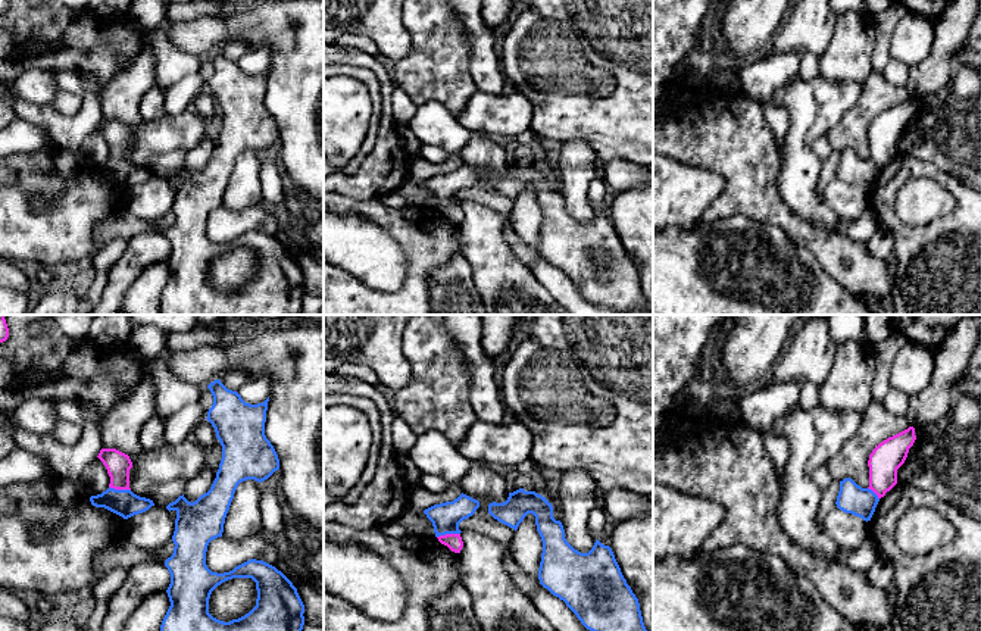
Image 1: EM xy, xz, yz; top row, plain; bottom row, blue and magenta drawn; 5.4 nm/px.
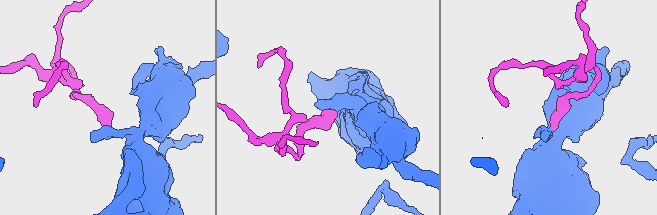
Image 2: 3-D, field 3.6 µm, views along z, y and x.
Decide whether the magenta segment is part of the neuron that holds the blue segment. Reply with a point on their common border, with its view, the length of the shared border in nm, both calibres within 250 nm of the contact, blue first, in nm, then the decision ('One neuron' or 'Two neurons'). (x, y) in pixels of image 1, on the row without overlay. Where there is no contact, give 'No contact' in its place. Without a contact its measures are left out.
Touches blue at xz (447, 203). Shared border 130 nm. Thickness 160 nm (blue) against 90 nm. Two neurons

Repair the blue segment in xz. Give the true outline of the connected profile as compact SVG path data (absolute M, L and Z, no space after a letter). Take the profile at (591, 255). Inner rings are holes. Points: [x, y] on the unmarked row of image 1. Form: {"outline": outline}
{"outline": "M519 159L509 163L506 172L490 174L488 184L515 202L524 188L528 184L532 184L535 187L537 202L543 212L538 240L540 254L553 266L563 271L587 300L609 307L616 315L649 315L649 306L643 293L638 269L627 254L609 216L596 210L588 224L575 221L565 209L562 193L553 188L552 174L535 162Z"}

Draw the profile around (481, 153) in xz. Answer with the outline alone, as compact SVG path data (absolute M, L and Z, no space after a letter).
M474 131L469 143L460 151L462 163L478 171L479 178L459 194L459 200L472 200L502 215L509 215L515 200L499 193L488 184L488 175L503 174L509 168L504 149L485 134Z

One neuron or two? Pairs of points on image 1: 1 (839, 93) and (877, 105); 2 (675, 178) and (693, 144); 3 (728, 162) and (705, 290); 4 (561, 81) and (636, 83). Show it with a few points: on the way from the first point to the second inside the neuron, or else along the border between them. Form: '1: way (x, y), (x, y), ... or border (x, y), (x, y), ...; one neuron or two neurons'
1: border (862, 84), (859, 99), (834, 124); two neurons
2: border (668, 156), (684, 164), (716, 171); two neurons
3: border (703, 218), (716, 221), (746, 215), (753, 219); two neurons
4: way (580, 83), (616, 83); one neuron

